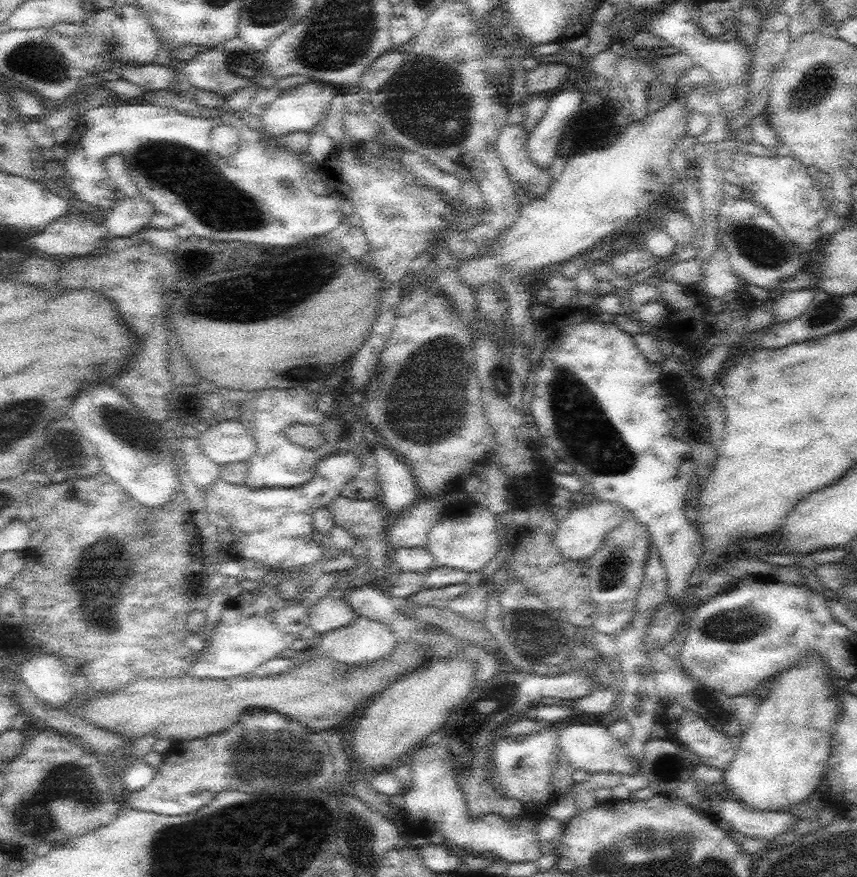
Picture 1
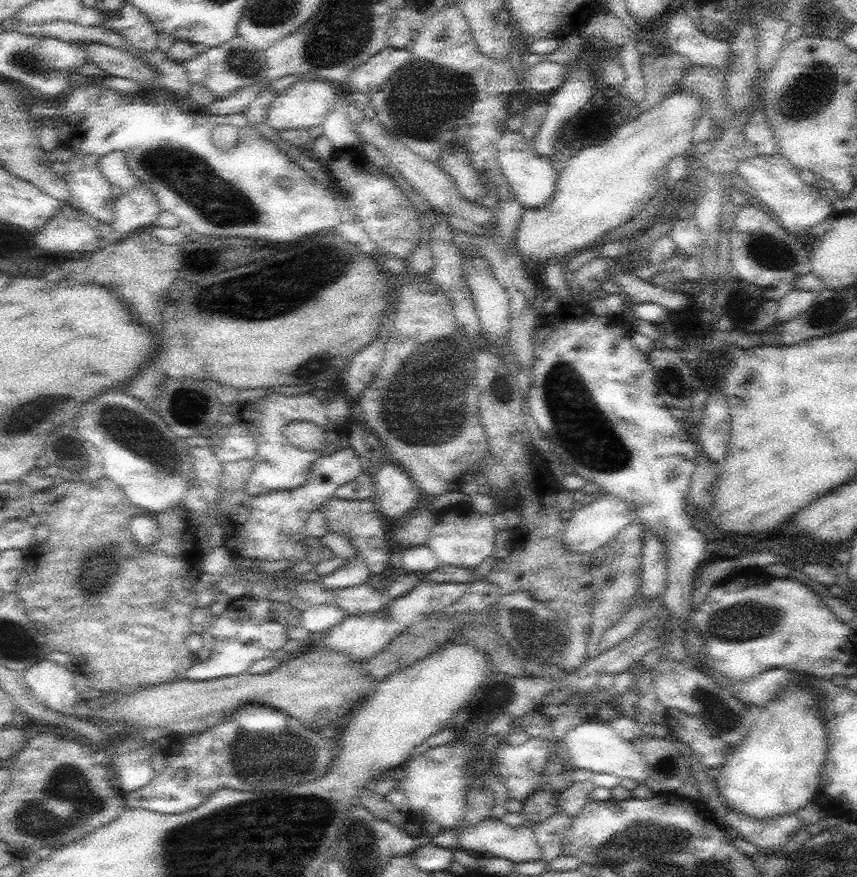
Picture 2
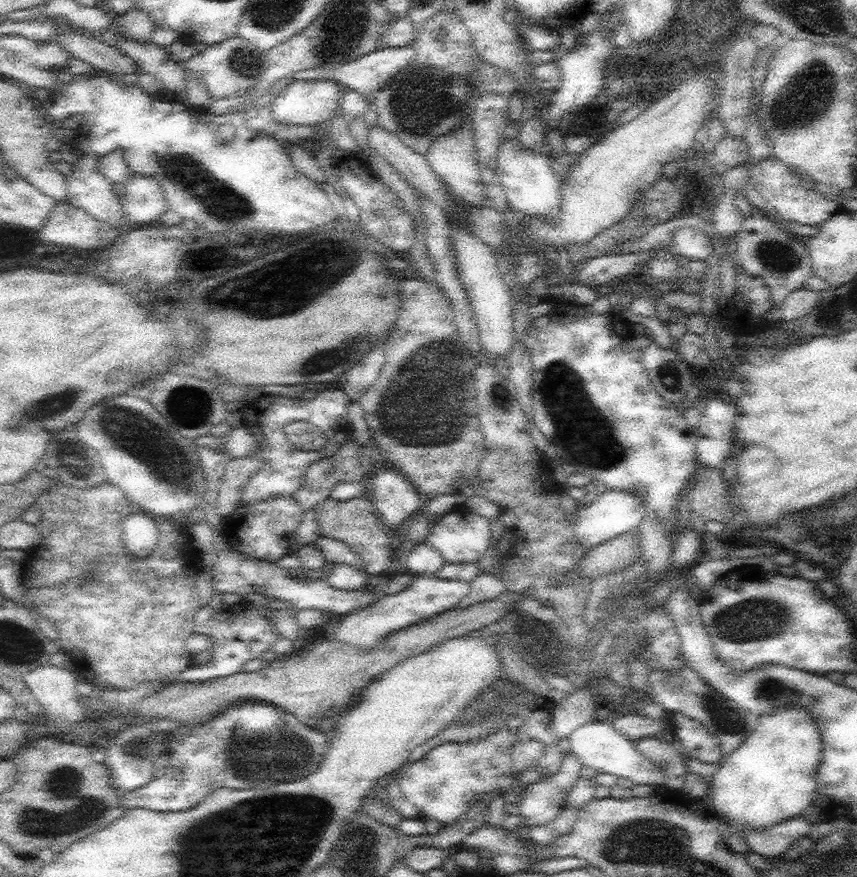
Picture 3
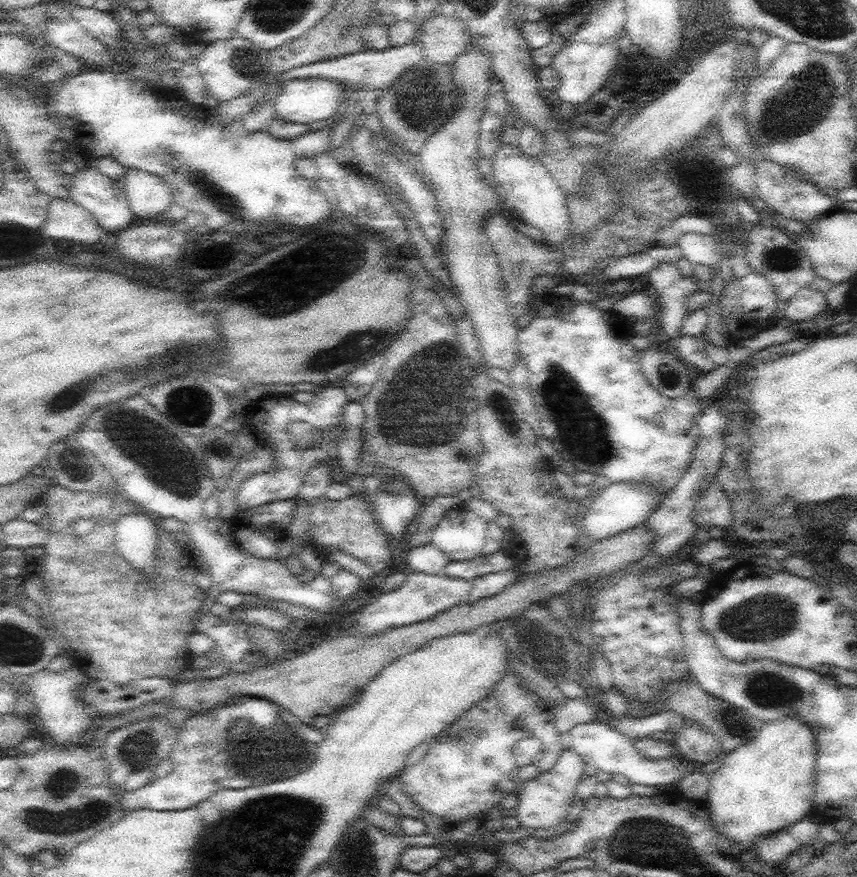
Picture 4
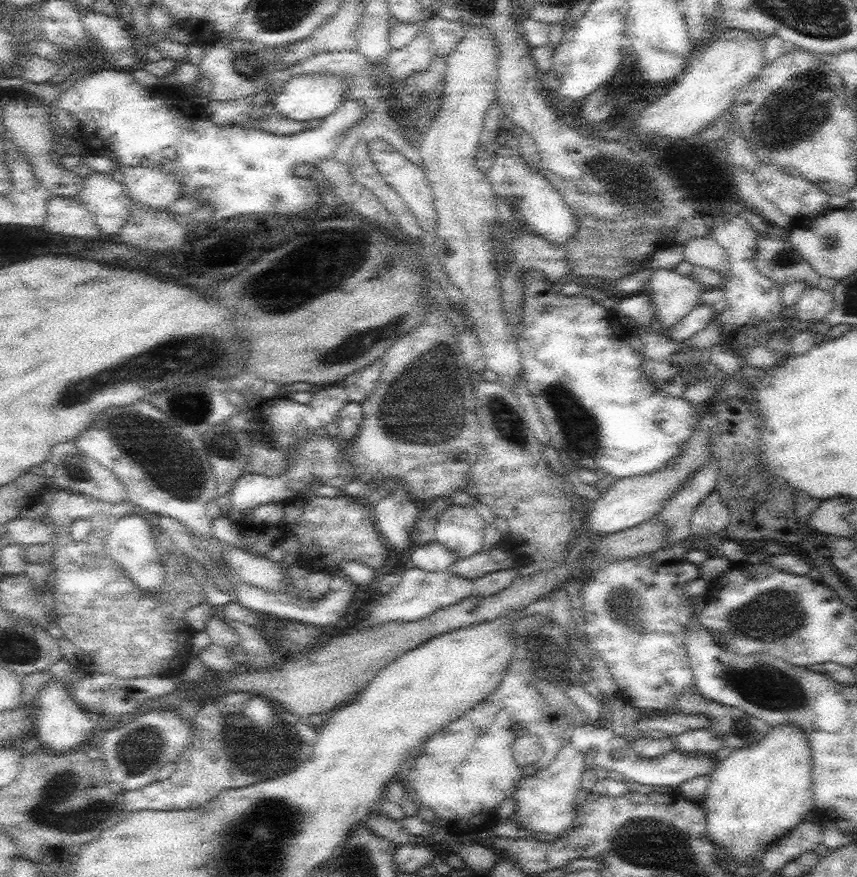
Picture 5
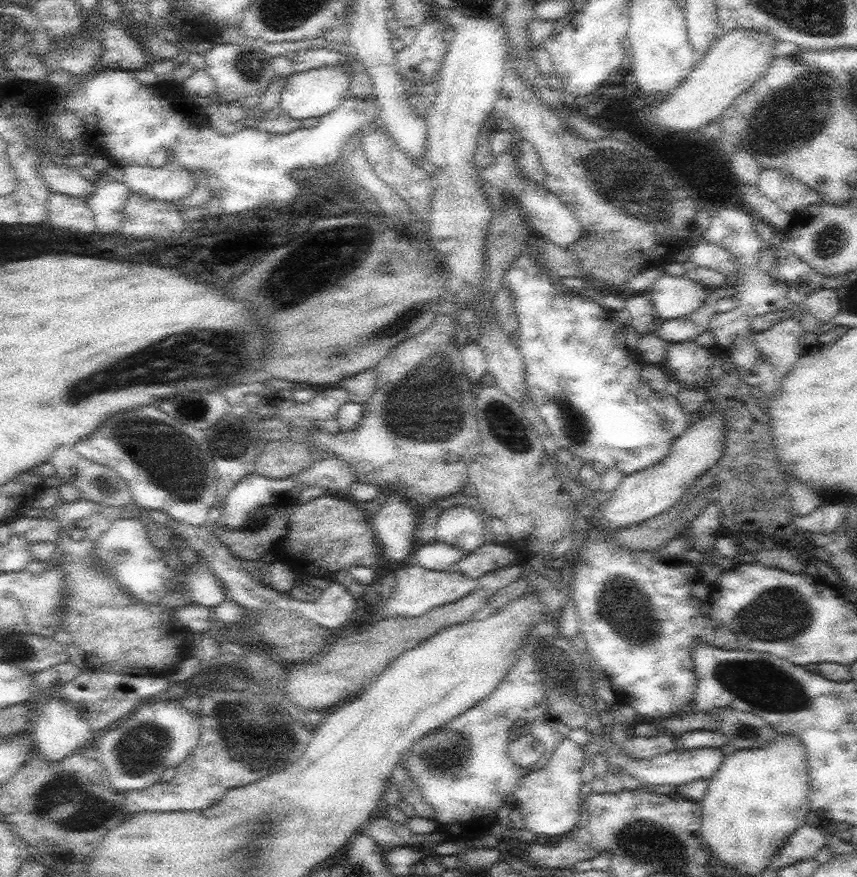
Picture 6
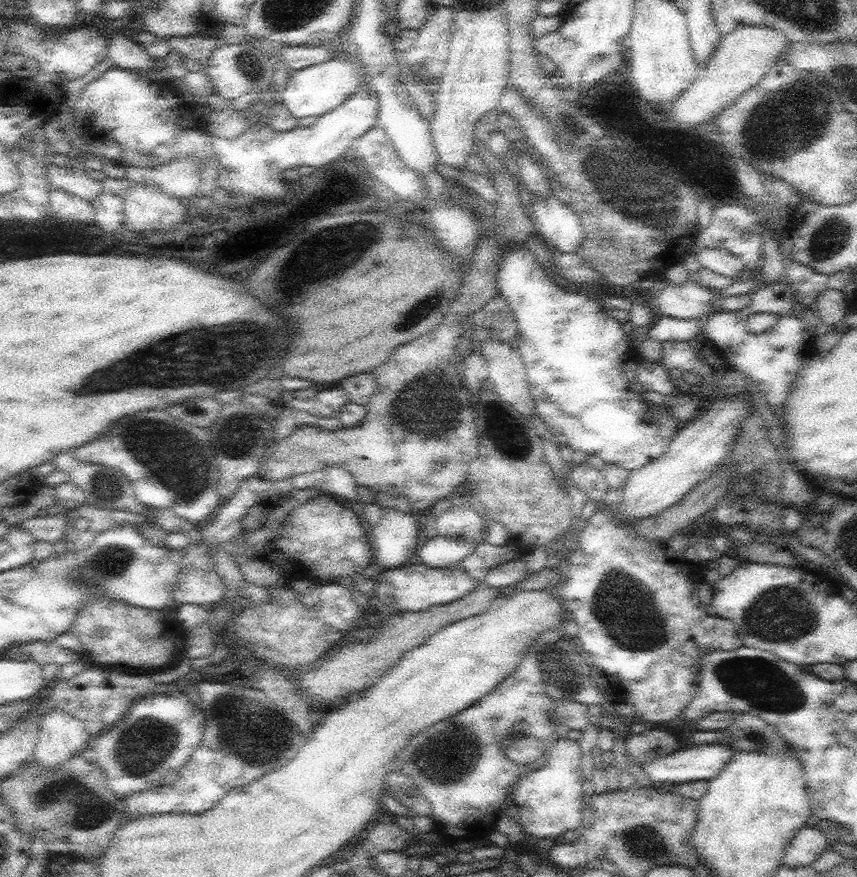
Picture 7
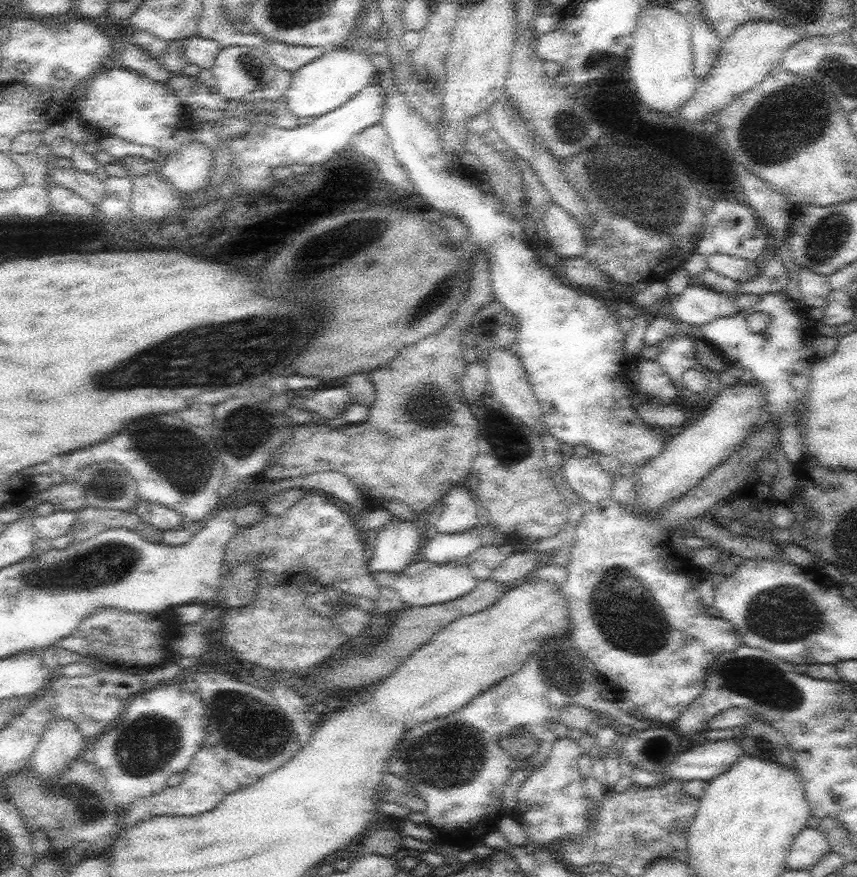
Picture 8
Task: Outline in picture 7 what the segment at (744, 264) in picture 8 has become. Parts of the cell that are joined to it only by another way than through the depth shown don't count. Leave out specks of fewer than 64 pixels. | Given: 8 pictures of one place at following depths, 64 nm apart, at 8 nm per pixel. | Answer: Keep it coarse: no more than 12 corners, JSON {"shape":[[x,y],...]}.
{"shape":[[709,246],[695,262],[729,280],[745,270],[741,258]]}

